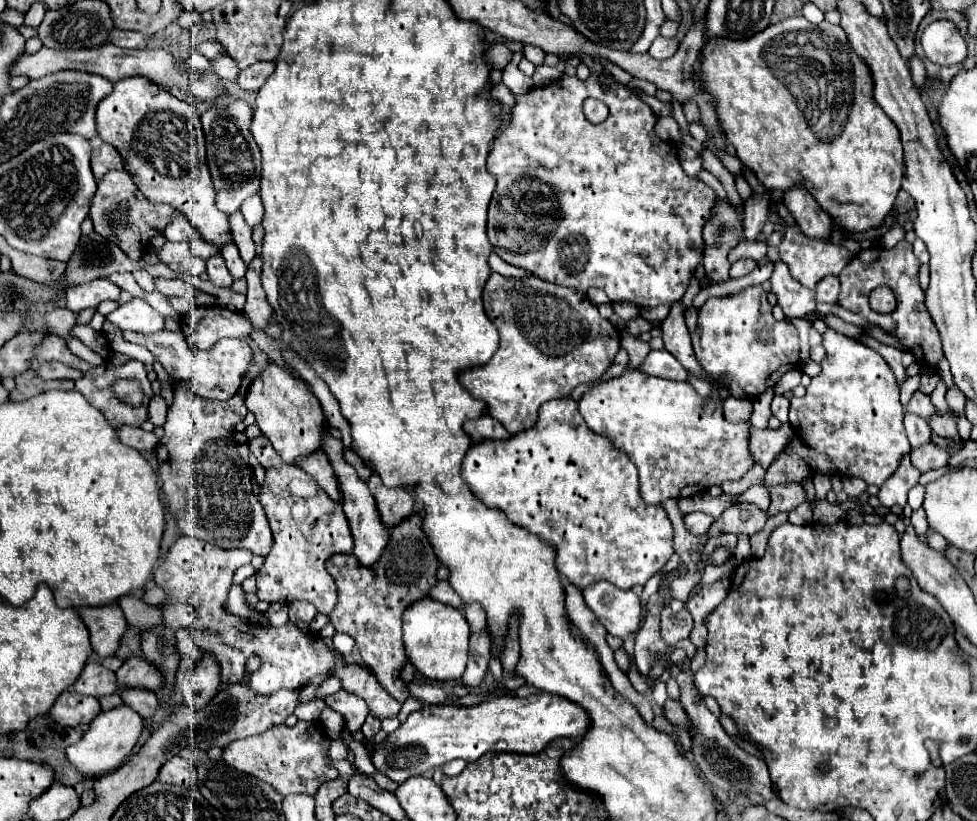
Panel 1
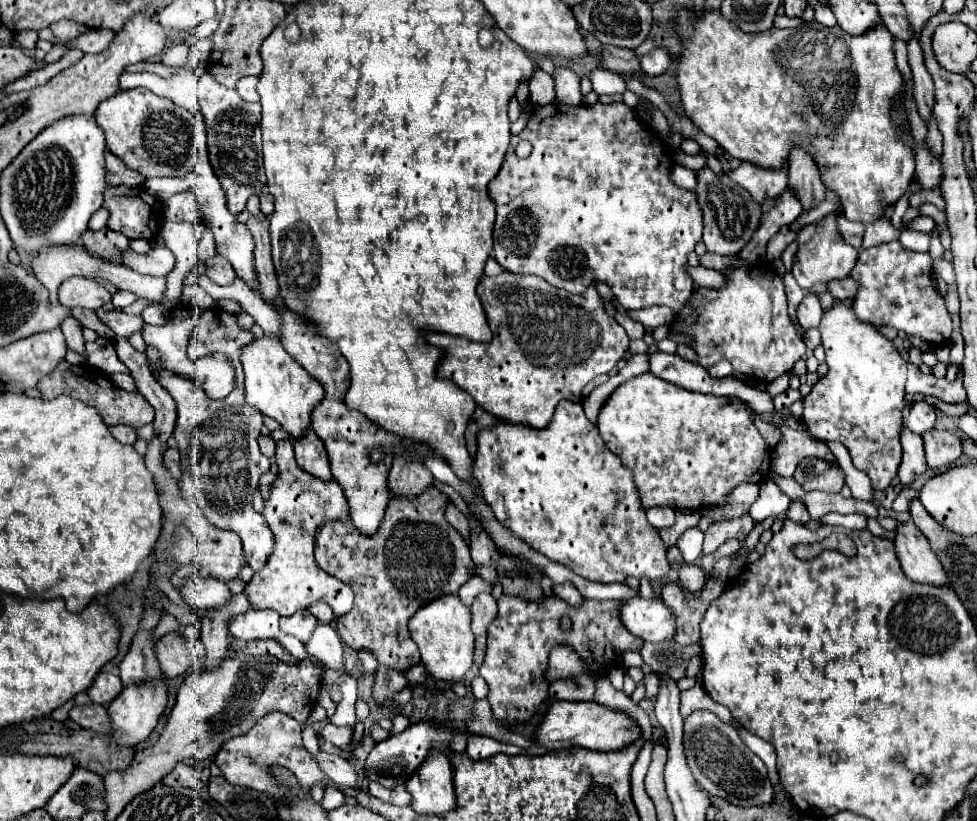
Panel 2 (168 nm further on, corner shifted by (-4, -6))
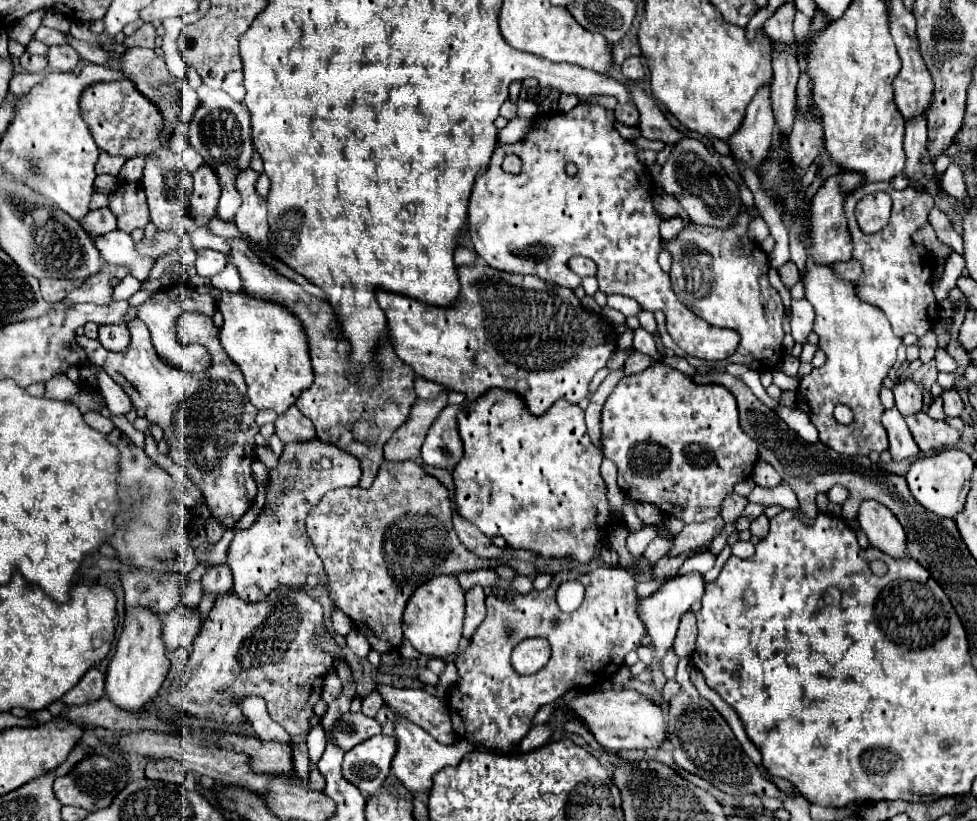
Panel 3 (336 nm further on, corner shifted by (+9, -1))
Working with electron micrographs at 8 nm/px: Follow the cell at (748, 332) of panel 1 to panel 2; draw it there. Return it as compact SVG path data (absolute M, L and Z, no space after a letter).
M707 251L699 257L699 265L719 271L727 283L721 289L695 287L685 309L677 313L677 323L685 323L691 315L695 315L695 323L677 327L677 333L691 335L691 343L687 345L697 353L699 363L705 369L727 359L735 371L755 377L755 381L769 383L775 377L789 373L805 355L807 347L789 317L785 317L787 297L781 275L777 275L773 265L767 261L743 263L737 255L739 253L733 257L721 257L719 253Z

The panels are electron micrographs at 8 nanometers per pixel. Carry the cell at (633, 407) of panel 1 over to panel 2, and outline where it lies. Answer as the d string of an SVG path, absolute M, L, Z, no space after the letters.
M643 373L625 381L607 399L599 413L599 433L605 445L621 457L623 467L631 469L641 505L673 507L673 509L703 509L721 505L729 493L743 481L761 483L769 477L771 451L757 427L753 425L751 411L745 411L739 397L717 397L681 389L653 373Z

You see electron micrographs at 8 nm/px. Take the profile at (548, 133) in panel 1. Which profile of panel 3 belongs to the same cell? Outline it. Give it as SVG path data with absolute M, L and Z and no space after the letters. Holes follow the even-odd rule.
M580 102L576 108L572 108L570 112L556 112L556 114L550 114L550 116L536 116L532 120L532 126L530 130L514 144L506 144L502 148L496 149L492 160L490 160L490 166L486 172L482 172L476 182L474 182L474 188L472 188L472 194L470 194L470 202L468 202L468 234L470 234L470 240L474 244L474 250L480 258L484 258L484 262L496 270L504 270L504 272L514 272L514 274L532 274L532 276L538 276L542 278L544 282L554 282L556 286L564 286L564 288L572 288L574 290L574 284L580 284L580 282L574 282L576 276L574 272L568 268L568 260L572 256L586 256L590 260L596 262L598 266L598 284L600 284L600 290L604 294L622 294L622 296L628 296L628 298L634 298L644 310L650 310L650 312L656 312L656 310L662 310L666 314L666 326L668 326L668 332L672 336L672 340L688 354L688 356L696 356L696 358L702 358L702 360L724 360L728 358L734 350L736 350L736 344L738 344L738 336L736 332L728 330L728 328L716 328L716 326L710 326L708 322L700 320L700 316L696 316L694 312L690 312L674 294L672 286L670 286L670 276L668 272L664 272L660 266L658 266L658 254L662 252L662 240L660 240L660 222L662 222L662 216L654 210L654 202L652 202L652 176L648 172L648 168L638 160L638 148L628 142L626 138L620 136L620 132L614 128L614 112L612 110L606 110L604 106L600 104L590 104L590 102ZM506 154L518 154L522 158L522 172L518 176L514 174L508 174L502 170L502 160ZM572 162L576 164L578 172L574 176L566 174L566 164Z

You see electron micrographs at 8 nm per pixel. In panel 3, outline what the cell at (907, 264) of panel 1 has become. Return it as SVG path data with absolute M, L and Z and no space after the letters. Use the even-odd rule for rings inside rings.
M890 182L866 184L866 186L858 188L852 196L848 196L844 202L844 214L846 214L848 228L850 228L852 242L854 242L852 258L862 264L862 274L854 282L856 296L862 302L868 302L868 304L880 308L886 314L886 318L890 320L896 336L916 334L920 338L926 332L930 332L940 318L938 302L934 298L932 282L930 282L934 278L930 262L934 262L934 260L922 246L916 246L910 238L912 232L916 232L918 228L922 228L928 222L928 212L932 210L932 206L934 206L934 200L928 192L918 194L912 188L894 190ZM872 192L888 192L890 194L892 216L890 216L890 222L886 228L882 228L874 234L864 234L856 222L854 208L860 198L864 198L866 194L872 194Z

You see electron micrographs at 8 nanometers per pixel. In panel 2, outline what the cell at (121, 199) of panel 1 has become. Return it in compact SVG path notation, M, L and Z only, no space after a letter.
M107 187L103 207L111 213L107 227L125 233L129 239L153 239L159 233L161 219L155 209L161 205L143 187Z

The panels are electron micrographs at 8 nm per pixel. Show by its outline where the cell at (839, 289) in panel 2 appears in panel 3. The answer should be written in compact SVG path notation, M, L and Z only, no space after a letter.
M848 260L848 262L840 262L840 264L832 264L830 266L832 272L848 282L854 282L860 276L860 264L856 264L856 260Z

